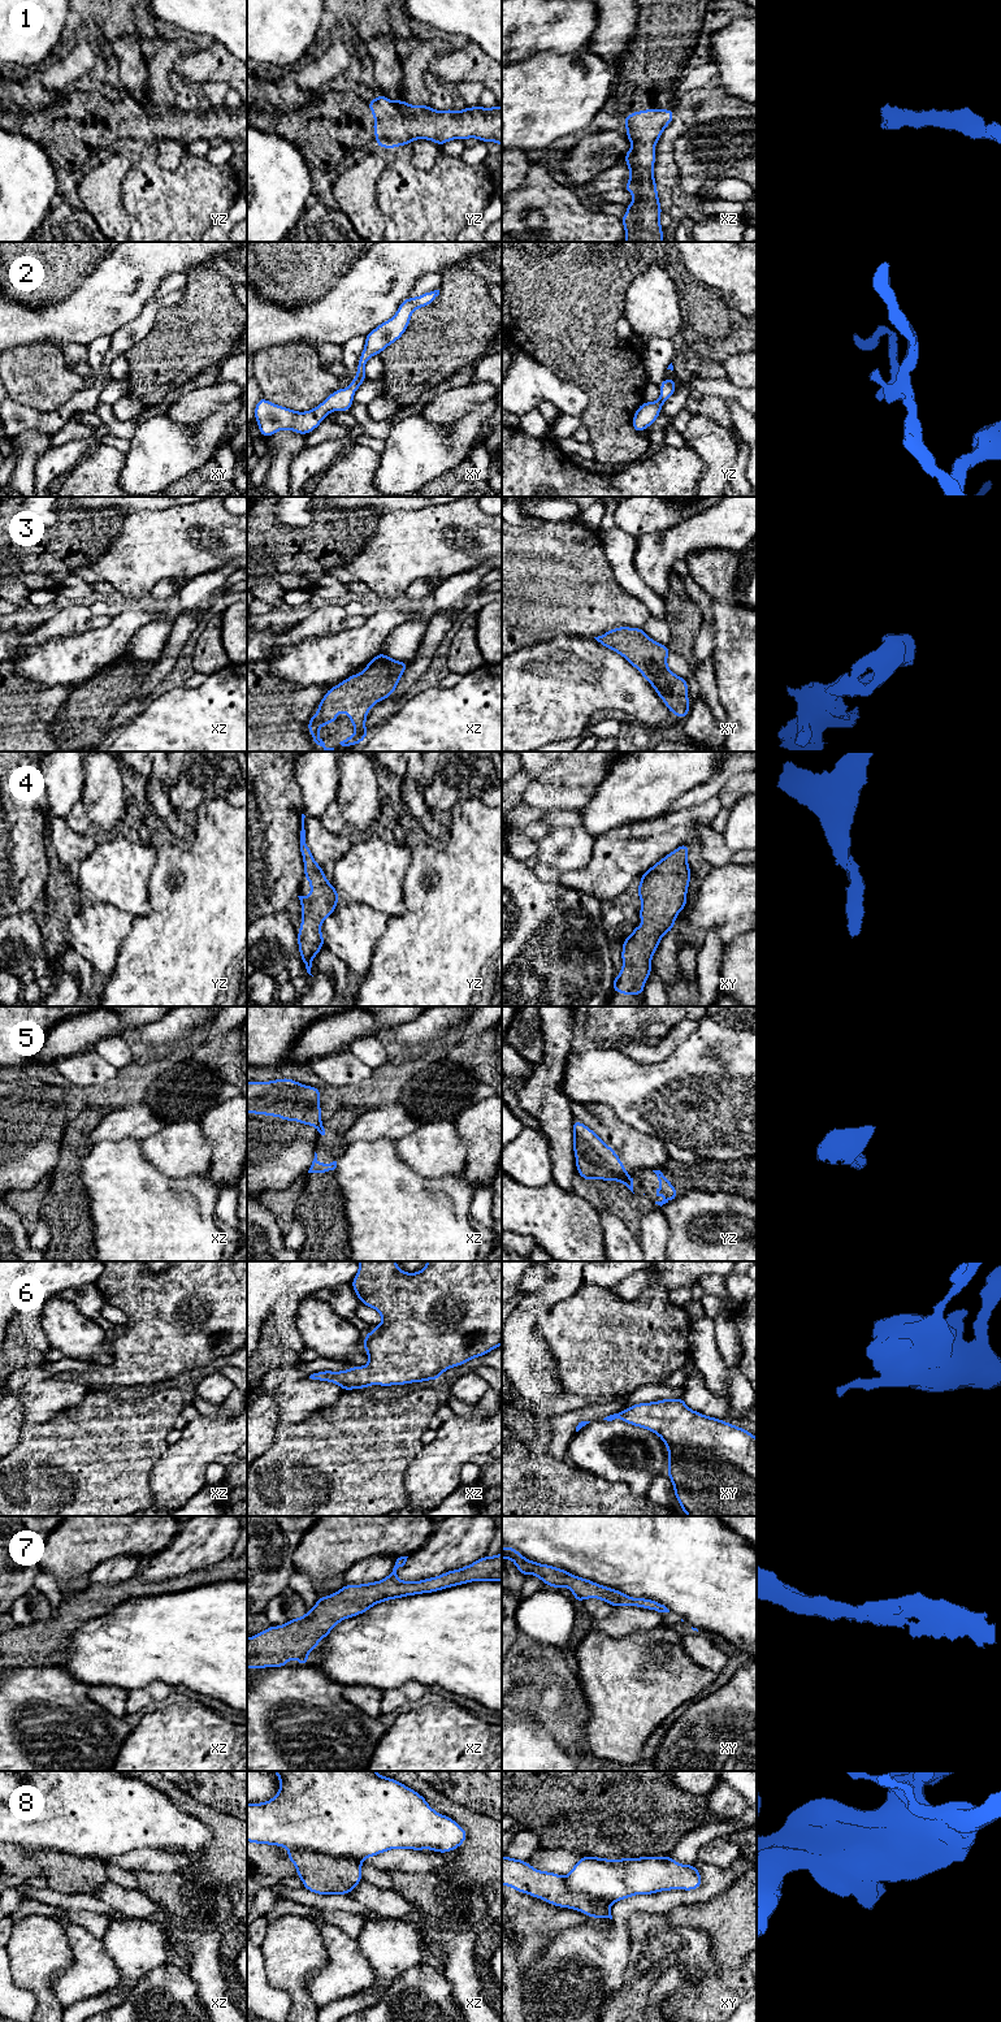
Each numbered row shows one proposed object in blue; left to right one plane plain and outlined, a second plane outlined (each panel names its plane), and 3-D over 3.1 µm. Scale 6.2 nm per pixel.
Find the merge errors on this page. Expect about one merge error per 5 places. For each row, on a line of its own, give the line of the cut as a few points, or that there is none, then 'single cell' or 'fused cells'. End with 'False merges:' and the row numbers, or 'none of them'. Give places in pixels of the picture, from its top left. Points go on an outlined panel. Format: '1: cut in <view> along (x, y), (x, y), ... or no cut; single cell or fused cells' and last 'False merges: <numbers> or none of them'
1: no cut; single cell
2: no cut; single cell
3: no cut; single cell
4: no cut; single cell
5: cut in yz along (627, 1176), (622, 1182); fused cells
6: no cut; single cell
7: no cut; single cell
8: cut in xz along (289, 1848), (346, 1857), (360, 1865); fused cells
False merges: 5, 8

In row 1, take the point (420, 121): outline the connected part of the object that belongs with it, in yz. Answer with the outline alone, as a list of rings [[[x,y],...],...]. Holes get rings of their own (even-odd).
[[[378,95],[368,101],[374,116],[373,131],[377,147],[395,148],[408,146],[417,139],[428,139],[439,146],[452,139],[477,138],[481,142],[495,142],[502,146],[502,107],[482,108],[480,105],[464,108],[460,112],[454,109],[436,111],[429,105],[411,105],[404,100],[391,101],[385,95]]]

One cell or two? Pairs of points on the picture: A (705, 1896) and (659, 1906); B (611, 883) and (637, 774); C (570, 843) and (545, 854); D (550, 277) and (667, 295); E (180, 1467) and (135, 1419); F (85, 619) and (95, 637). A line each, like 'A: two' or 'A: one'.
A: one
B: two
C: one
D: two
E: two
F: two

